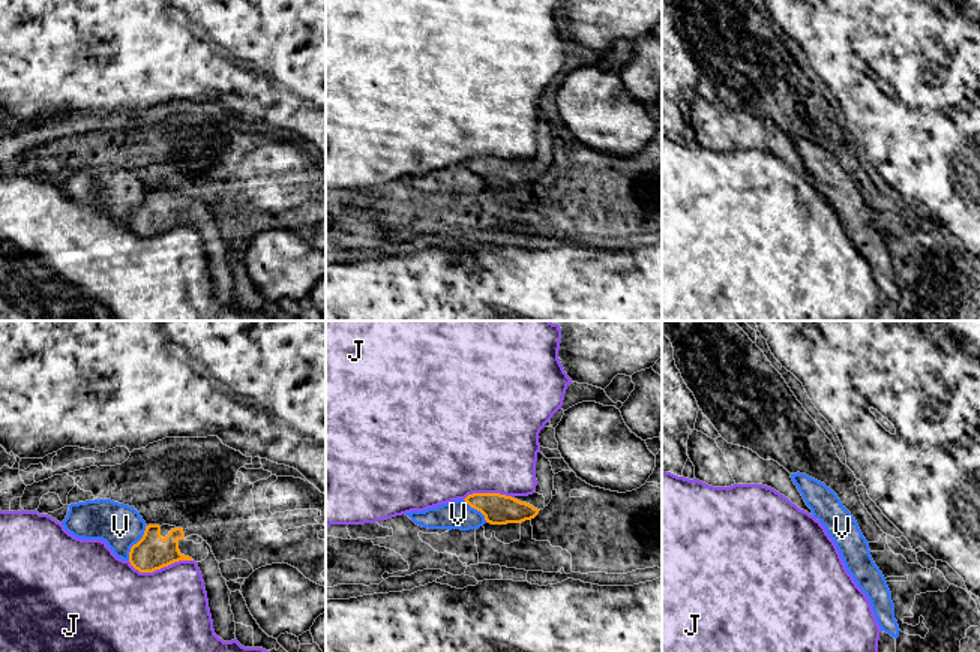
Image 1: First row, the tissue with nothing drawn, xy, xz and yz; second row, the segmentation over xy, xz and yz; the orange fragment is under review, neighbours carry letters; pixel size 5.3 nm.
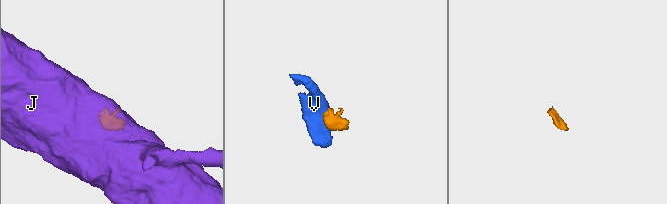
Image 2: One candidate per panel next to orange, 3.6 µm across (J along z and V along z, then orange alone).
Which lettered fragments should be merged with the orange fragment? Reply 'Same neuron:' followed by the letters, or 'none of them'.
Same neuron: none of them

